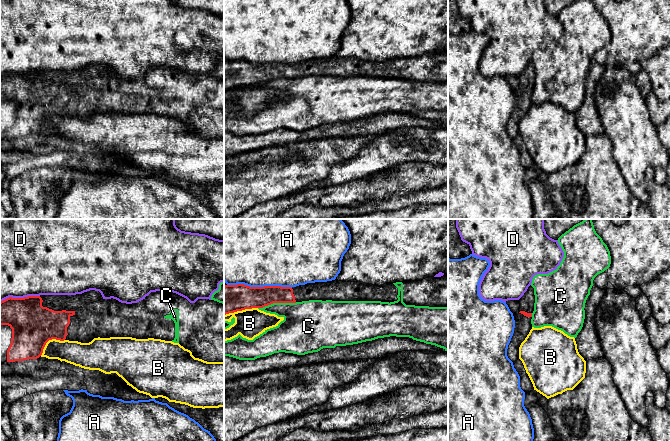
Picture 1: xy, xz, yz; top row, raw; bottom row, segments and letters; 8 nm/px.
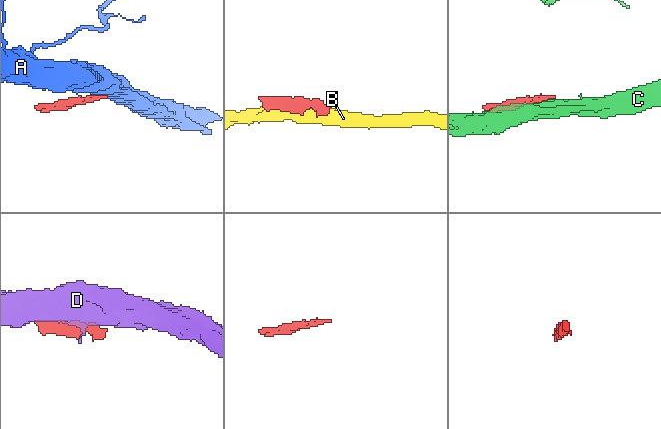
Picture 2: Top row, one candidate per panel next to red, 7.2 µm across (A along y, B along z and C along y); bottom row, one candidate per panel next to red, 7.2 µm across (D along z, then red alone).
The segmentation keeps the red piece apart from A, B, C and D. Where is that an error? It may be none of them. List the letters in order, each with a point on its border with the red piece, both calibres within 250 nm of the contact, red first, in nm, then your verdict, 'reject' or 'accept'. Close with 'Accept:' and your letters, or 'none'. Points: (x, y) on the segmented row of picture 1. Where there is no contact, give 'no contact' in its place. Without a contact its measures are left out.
A: meets red in xz at (259, 287); 220 nm thick on the red side, 500 nm on the other; reject
B: meets red in xz at (240, 310); 220 nm thick on the red side, 240 nm on the other; reject
C: meets red in xz at (277, 302); 180 nm thick on the red side, 300 nm on the other; reject
D: meets red in xy at (19, 298); 340 nm thick on the red side, 480 nm on the other; reject
Accept: none

